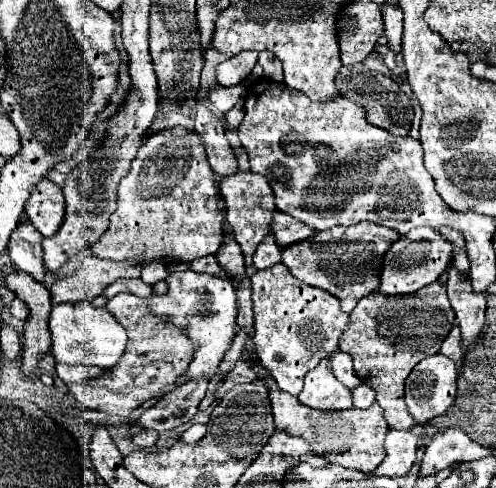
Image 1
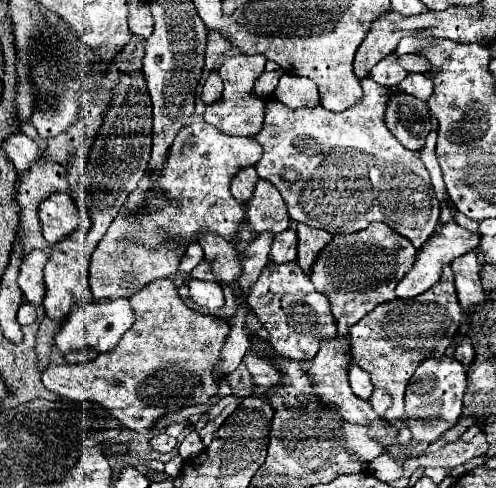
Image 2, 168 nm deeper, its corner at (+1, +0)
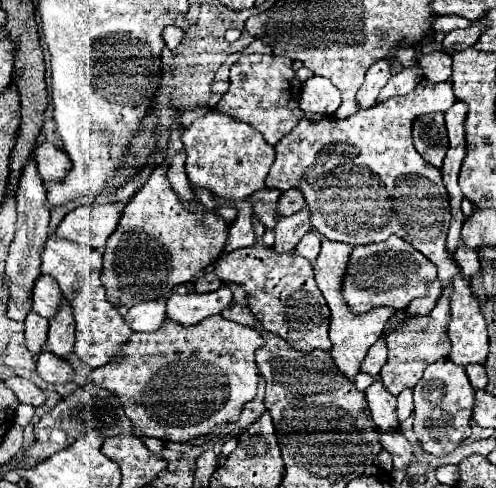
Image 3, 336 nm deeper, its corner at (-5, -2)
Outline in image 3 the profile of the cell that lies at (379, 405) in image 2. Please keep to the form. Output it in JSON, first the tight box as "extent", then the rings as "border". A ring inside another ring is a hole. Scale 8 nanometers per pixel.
{"extent":[396,389,414,421],"border":[[[412,389],[408,391],[402,391],[398,397],[396,397],[396,417],[400,421],[404,421],[406,417],[410,417],[414,405],[412,405]]]}

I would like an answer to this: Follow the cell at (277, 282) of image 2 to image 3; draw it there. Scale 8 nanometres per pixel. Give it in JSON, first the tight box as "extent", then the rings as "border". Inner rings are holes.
{"extent":[214,243,332,351],"border":[[[256,243],[252,247],[236,249],[232,253],[222,255],[216,261],[214,273],[220,281],[240,283],[248,293],[252,313],[262,321],[266,329],[280,335],[296,351],[328,351],[332,347],[328,339],[330,309],[314,281],[312,263],[308,259],[298,257],[294,253],[278,255],[270,247]]]}

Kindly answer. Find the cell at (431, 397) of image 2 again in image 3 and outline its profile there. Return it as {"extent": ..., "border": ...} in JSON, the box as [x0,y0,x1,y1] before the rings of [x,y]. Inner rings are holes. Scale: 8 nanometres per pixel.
{"extent":[414,359,474,455],"border":[[[440,359],[424,369],[420,383],[414,391],[414,431],[422,449],[432,455],[446,455],[456,449],[456,445],[470,437],[470,415],[474,405],[474,389],[466,377],[464,367],[452,363],[450,359]]]}

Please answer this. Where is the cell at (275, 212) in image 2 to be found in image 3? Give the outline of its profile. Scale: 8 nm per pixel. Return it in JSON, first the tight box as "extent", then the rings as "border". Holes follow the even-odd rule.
{"extent":[278,189,304,217],"border":[[[288,189],[282,191],[280,199],[278,199],[278,217],[290,217],[294,213],[298,213],[304,207],[304,197],[298,189]]]}

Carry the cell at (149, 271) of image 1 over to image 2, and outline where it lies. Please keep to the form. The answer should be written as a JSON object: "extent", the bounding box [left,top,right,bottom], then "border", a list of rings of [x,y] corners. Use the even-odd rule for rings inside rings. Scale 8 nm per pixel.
{"extent":[42,279,230,433],"border":[[[170,279],[152,281],[130,299],[130,305],[136,321],[112,351],[82,365],[48,365],[42,371],[42,383],[60,397],[100,403],[124,427],[148,433],[164,415],[180,407],[208,403],[218,393],[220,375],[216,375],[214,365],[230,325],[188,309]]]}

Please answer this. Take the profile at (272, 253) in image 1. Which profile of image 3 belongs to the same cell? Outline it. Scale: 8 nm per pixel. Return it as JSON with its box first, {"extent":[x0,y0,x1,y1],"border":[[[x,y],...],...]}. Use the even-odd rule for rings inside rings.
{"extent":[294,231,322,261],"border":[[[308,231],[308,235],[304,235],[304,239],[300,239],[300,243],[294,247],[294,253],[308,259],[308,261],[314,261],[320,253],[320,241],[322,241],[322,235],[318,231]]]}

